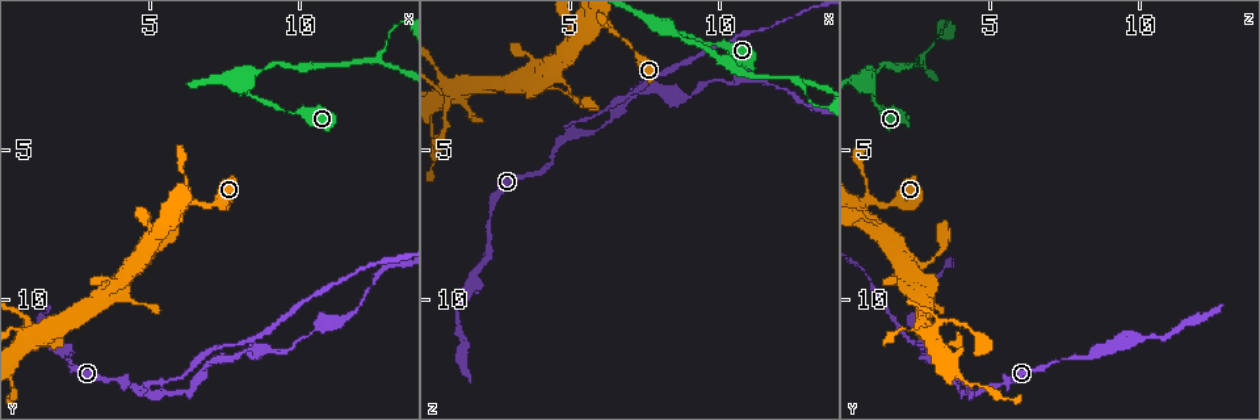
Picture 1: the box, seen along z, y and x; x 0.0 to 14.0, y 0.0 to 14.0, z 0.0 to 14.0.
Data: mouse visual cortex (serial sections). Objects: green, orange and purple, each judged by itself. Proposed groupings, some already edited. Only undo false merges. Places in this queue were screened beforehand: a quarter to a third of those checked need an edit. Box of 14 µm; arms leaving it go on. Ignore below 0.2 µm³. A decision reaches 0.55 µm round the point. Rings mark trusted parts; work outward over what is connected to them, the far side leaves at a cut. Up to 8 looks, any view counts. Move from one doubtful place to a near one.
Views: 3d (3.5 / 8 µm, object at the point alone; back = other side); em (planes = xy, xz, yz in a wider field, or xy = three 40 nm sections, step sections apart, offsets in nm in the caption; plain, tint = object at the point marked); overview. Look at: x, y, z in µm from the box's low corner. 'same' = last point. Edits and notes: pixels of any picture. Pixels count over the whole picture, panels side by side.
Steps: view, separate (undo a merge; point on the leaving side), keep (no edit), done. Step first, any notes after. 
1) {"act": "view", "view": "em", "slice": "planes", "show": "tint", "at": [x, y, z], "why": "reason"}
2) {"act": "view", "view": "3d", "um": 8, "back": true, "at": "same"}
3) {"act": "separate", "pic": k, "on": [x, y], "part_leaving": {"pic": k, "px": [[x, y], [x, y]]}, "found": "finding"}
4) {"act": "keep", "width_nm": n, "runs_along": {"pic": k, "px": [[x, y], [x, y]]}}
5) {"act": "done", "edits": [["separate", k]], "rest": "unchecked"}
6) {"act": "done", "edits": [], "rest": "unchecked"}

{"act": "view", "view": "3d", "um": 3.5, "at": [8.2, 3.0, 1.1], "why": "sharp bend"}

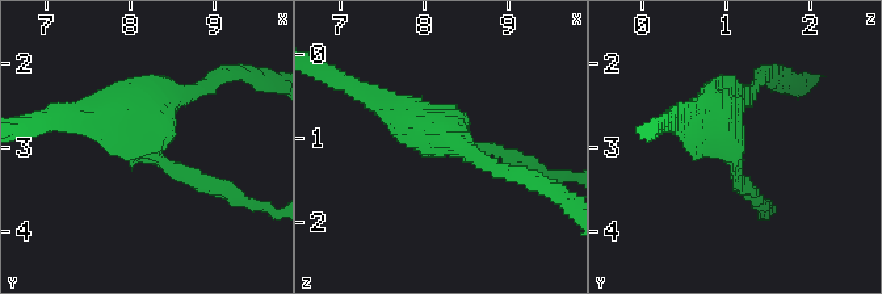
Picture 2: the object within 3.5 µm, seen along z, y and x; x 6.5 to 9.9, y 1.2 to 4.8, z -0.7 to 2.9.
{"act": "view", "view": "em", "slice": "xy", "step": 1, "show": "tint", "at": [8.20, 3.00, 1.00], "arms": 3, "arm_widths_nm": [150, 200, 200]}

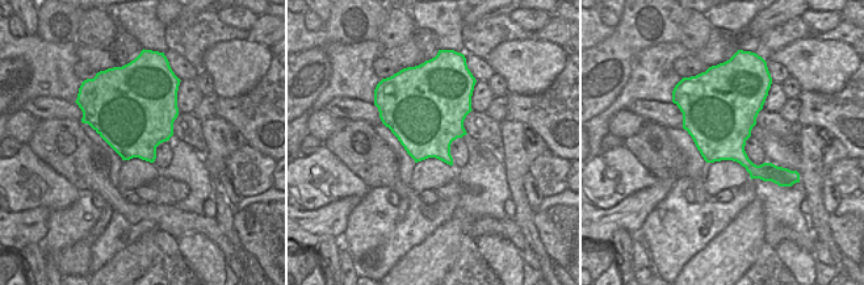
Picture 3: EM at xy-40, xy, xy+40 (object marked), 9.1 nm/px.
{"act": "keep", "found": "all the same cell"}

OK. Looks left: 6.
{"act": "view", "view": "3d", "um": 8, "at": [12.6, 2.0, 2.7], "why": "branch point"}

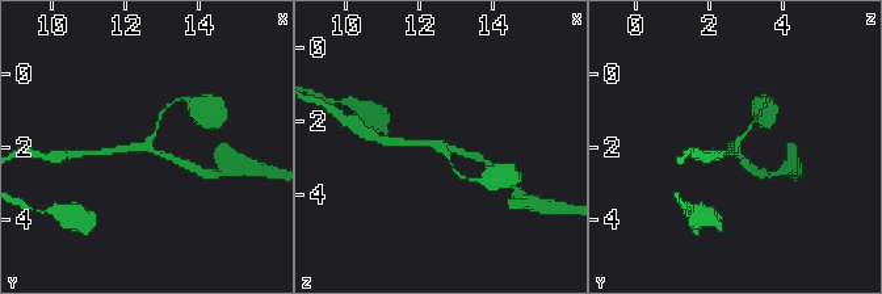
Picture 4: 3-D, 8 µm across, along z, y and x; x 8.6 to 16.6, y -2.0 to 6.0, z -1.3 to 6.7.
{"act": "view", "view": "3d", "um": 3.5, "at": [12.6, 1.9, 2.7], "why": "zoom in"}

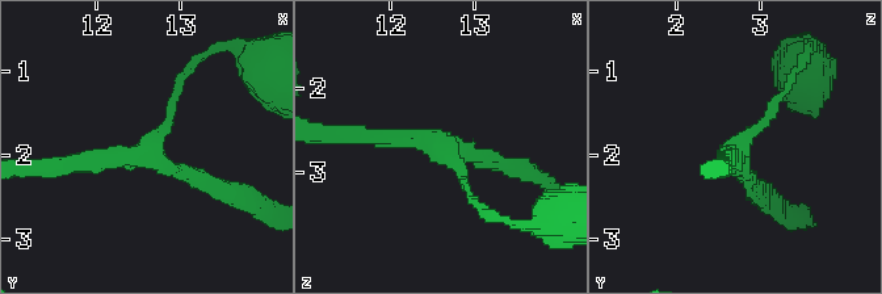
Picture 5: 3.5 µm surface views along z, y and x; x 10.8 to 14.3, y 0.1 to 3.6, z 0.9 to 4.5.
{"act": "view", "view": "em", "slice": "xy", "step": 2, "show": "tint", "at": [12.60, 1.95, 2.65], "arms": 3, "arm_widths_nm": [150, 200, 250], "why": "now the EM"}

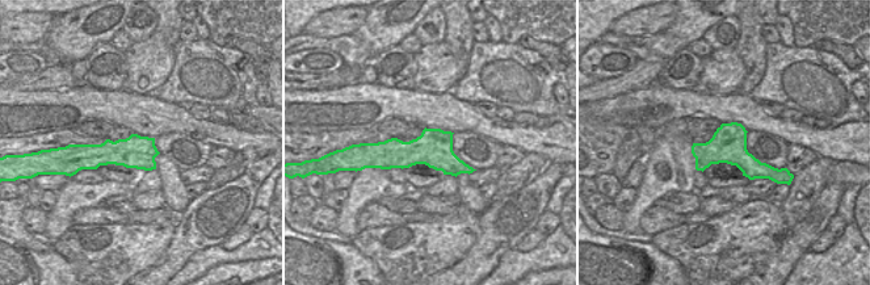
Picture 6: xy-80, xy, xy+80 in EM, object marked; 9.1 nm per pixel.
{"act": "keep", "runs_along": {"pic": 5, "px": [[58, 167], [138, 154], [167, 126], [179, 89]]}, "found": "continuous, no second cell"}

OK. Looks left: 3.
{"act": "view", "view": "3d", "um": 3.5, "at": [0.9, 11.2, 2.8], "why": "four-way junction"}

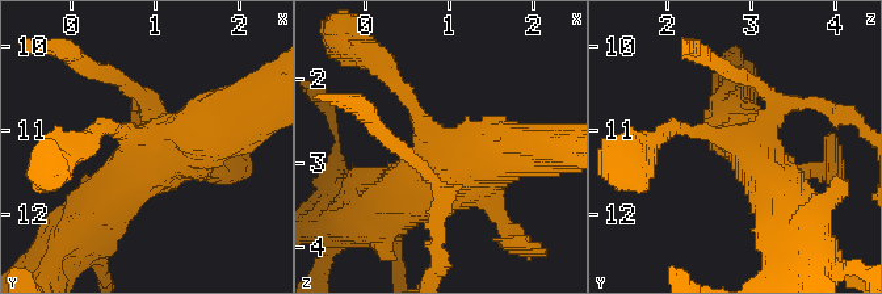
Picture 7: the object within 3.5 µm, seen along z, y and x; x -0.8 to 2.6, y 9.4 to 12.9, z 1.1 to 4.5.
{"act": "view", "view": "em", "slice": "xy", "step": 3, "show": "plain", "at": [0.95, 11.10, 2.80], "why": "shape alone is not enough"}

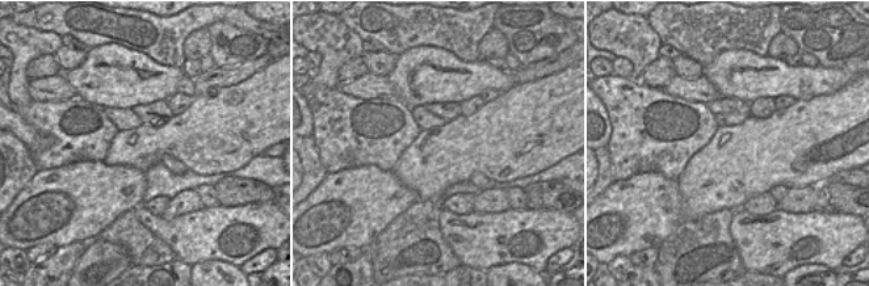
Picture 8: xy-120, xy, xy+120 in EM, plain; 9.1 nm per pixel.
{"act": "view", "view": "em", "slice": "xy", "step": 3, "show": "tint", "at": "same"}

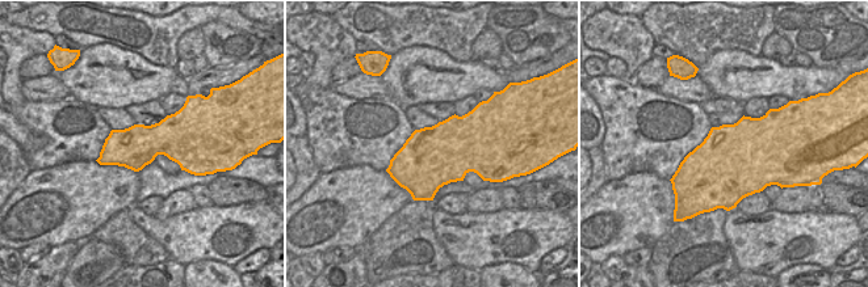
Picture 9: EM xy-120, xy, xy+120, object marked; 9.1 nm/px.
{"act": "keep", "found": "continuous, no second cell"}

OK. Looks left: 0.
{"act": "done", "edits": [], "rest": "unchecked"}

